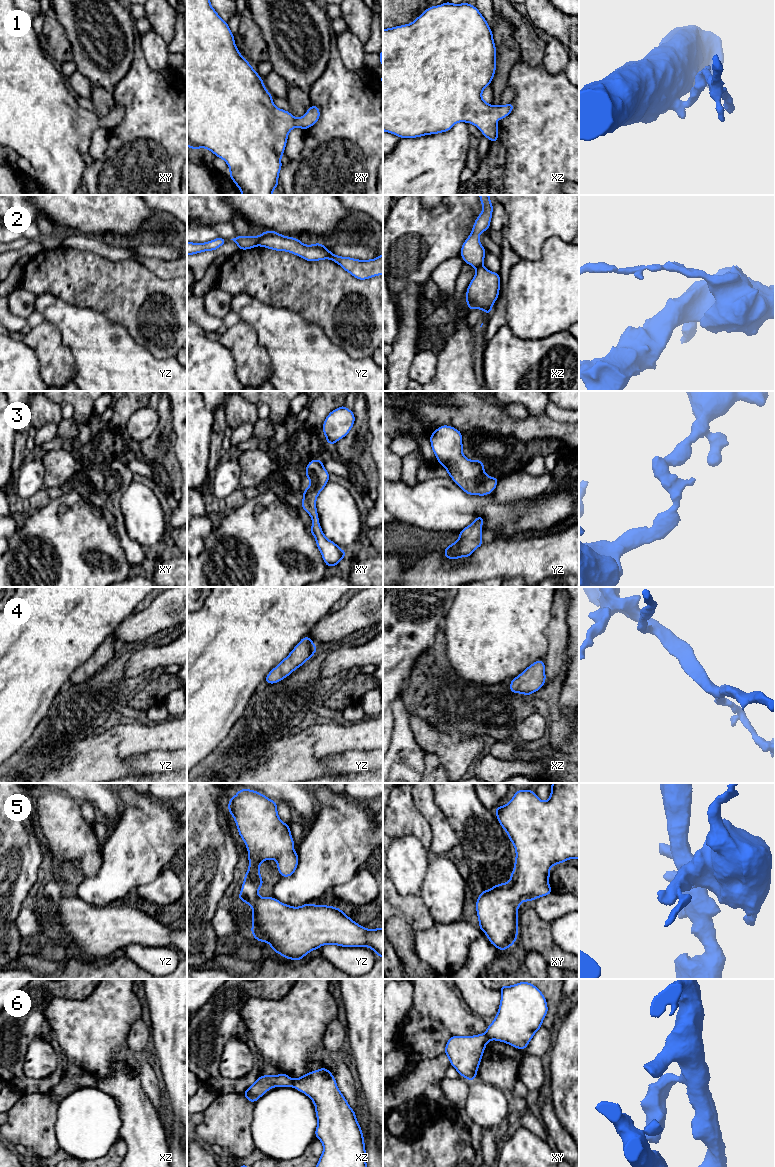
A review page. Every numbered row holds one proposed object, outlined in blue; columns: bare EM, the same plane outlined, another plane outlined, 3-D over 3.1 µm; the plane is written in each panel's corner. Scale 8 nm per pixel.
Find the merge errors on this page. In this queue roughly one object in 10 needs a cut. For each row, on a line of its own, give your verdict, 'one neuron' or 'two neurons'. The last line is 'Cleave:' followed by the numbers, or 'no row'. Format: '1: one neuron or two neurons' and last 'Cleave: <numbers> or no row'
1: one neuron
2: two neurons
3: one neuron
4: one neuron
5: one neuron
6: two neurons
Cleave: 2, 6

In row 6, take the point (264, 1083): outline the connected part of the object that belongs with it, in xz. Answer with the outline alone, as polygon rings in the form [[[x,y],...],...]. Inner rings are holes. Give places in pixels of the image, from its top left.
[[[284,1072],[279,1075],[263,1075],[242,1094],[248,1101],[255,1103],[273,1087],[292,1087],[292,1079]]]

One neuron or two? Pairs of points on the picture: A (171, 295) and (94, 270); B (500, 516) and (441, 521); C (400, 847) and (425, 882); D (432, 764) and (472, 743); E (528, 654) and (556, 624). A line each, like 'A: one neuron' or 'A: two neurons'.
A: one neuron
B: one neuron
C: one neuron
D: two neurons
E: two neurons

